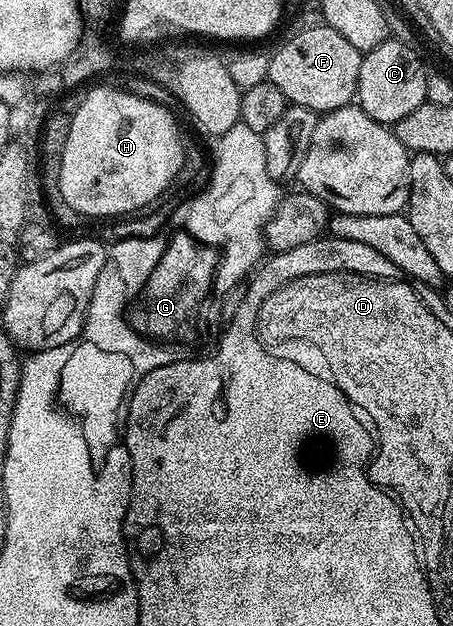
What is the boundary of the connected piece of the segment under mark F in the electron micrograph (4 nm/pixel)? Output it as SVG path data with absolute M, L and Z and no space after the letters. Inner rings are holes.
M327 25L308 27L297 35L292 35L272 55L272 64L268 63L268 82L273 83L284 94L293 107L305 107L317 113L327 113L339 107L349 106L355 100L358 89L358 69L362 69L362 52L354 49L342 33Z

